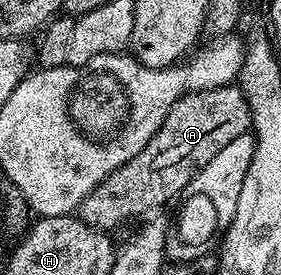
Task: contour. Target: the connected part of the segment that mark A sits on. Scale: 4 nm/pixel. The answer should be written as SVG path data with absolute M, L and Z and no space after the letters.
M230 84L214 90L200 90L194 94L184 94L171 108L167 120L163 120L159 132L155 132L155 136L149 141L147 148L143 148L143 152L139 152L139 156L135 156L115 172L111 172L111 176L107 176L107 180L99 183L81 201L79 217L87 224L94 226L96 230L113 232L113 229L127 218L131 218L135 214L145 214L148 210L153 210L156 206L171 201L173 197L176 199L184 191L187 183L201 171L203 164L207 164L207 160L213 159L226 144L231 144L231 140L235 140L235 136L246 133L250 126L251 112L240 85Z

